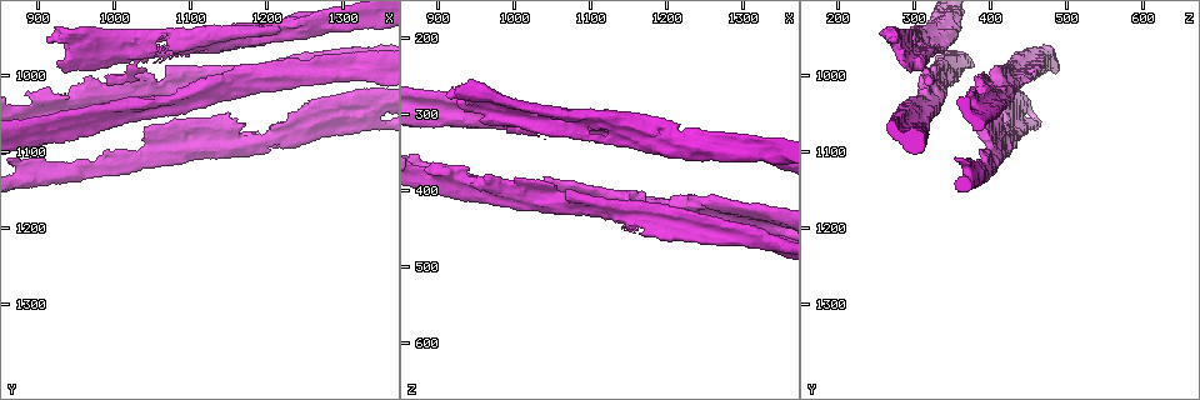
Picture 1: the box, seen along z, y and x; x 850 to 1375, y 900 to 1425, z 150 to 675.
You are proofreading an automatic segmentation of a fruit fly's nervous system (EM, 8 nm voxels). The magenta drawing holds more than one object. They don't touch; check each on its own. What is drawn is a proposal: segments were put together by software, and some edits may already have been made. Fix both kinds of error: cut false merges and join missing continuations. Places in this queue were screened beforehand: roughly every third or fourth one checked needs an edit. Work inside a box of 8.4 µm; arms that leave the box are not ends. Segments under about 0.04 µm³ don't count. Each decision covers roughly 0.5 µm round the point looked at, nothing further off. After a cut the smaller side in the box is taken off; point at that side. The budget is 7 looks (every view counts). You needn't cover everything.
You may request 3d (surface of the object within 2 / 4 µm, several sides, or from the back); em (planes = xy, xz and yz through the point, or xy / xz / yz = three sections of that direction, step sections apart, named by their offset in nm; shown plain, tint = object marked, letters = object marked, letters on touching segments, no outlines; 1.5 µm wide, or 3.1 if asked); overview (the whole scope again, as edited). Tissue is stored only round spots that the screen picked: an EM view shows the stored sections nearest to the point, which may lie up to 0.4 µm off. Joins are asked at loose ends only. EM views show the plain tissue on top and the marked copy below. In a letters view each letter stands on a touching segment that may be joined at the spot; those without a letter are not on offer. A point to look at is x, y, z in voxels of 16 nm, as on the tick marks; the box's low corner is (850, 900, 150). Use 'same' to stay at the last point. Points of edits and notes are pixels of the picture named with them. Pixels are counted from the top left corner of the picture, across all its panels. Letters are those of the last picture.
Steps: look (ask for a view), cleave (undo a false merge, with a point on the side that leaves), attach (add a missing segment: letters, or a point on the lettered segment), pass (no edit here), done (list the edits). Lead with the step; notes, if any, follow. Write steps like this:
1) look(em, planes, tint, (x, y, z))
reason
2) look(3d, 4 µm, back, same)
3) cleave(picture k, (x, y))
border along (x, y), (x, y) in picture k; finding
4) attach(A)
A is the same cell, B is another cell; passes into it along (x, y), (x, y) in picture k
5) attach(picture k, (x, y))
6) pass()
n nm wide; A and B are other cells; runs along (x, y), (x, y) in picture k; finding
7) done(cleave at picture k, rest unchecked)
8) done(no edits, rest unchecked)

look(em, planes, letters, (900, 1055, 275))
stops while still wide

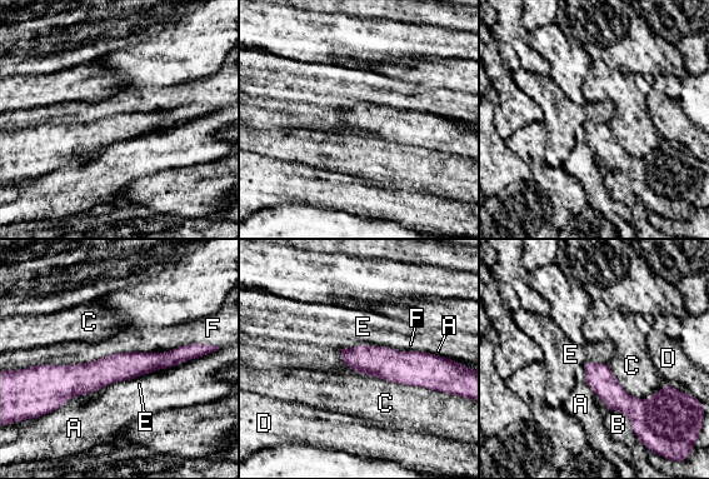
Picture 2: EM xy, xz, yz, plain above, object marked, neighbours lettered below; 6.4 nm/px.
pass()
A, B, C, D, E and F are other cells; runs along (194, 353), (98, 374), (45, 373) in picture 2; no lettered segment goes on from it

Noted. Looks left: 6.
look(em, 3.1 µm, planes, letters, (950, 1030, 395))

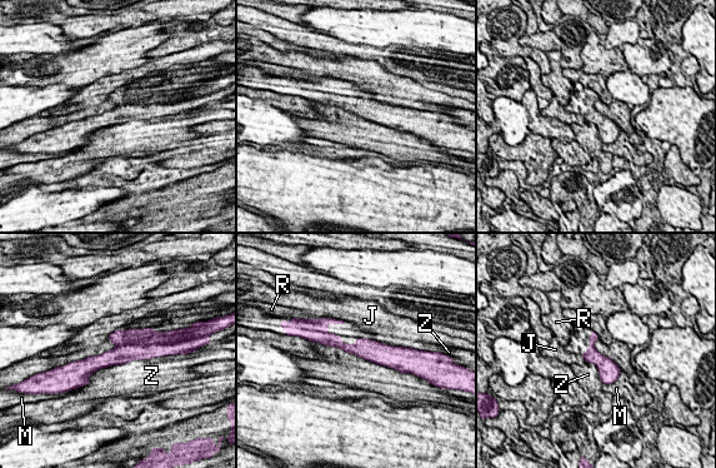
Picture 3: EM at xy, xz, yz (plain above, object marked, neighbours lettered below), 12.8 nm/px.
pass()
190 nm wide; J, M, R and Z are other cells; border along (134, 359), (96, 369), (86, 384) in picture 3; all the same neuron

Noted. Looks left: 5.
look(3d, 4 µm, (1100, 950, 300))
three arms meet

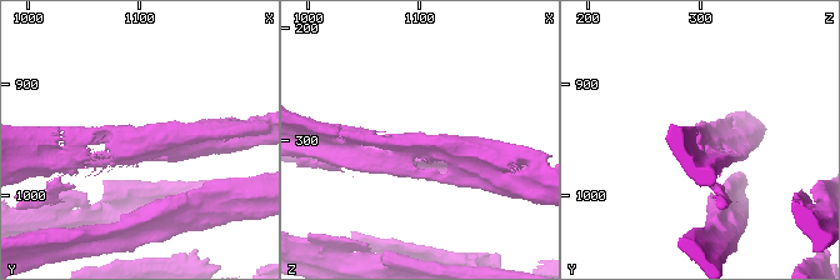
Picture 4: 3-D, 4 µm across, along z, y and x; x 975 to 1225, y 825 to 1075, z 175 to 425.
look(em, xy, step 4, tint, (1104, 948, 304))
now the EM

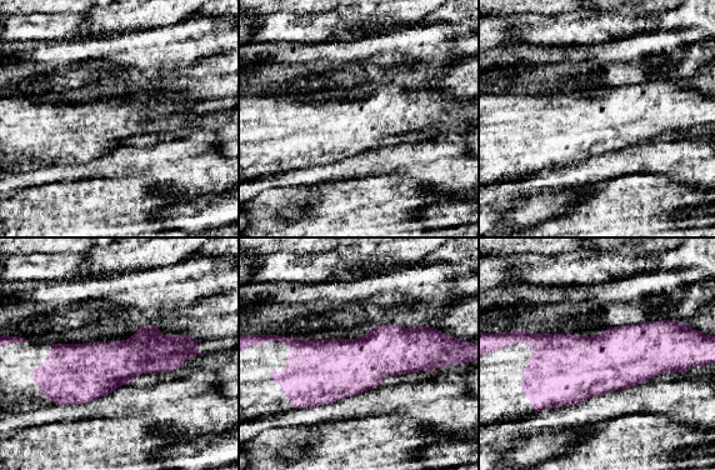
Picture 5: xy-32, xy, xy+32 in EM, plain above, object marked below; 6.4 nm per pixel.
look(em, planes, letters, same)

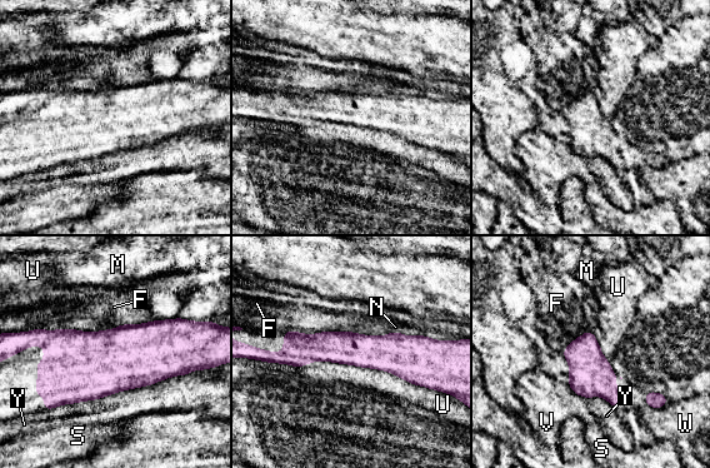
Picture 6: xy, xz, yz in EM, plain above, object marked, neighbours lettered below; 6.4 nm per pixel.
pass()
U touches over 500 nm; F, M, N, S, U, V, W and Y are other cells; border along (355, 366), (383, 369), (431, 389) in picture 6; one neuron here

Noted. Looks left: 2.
done(no edits, rest unchecked)

